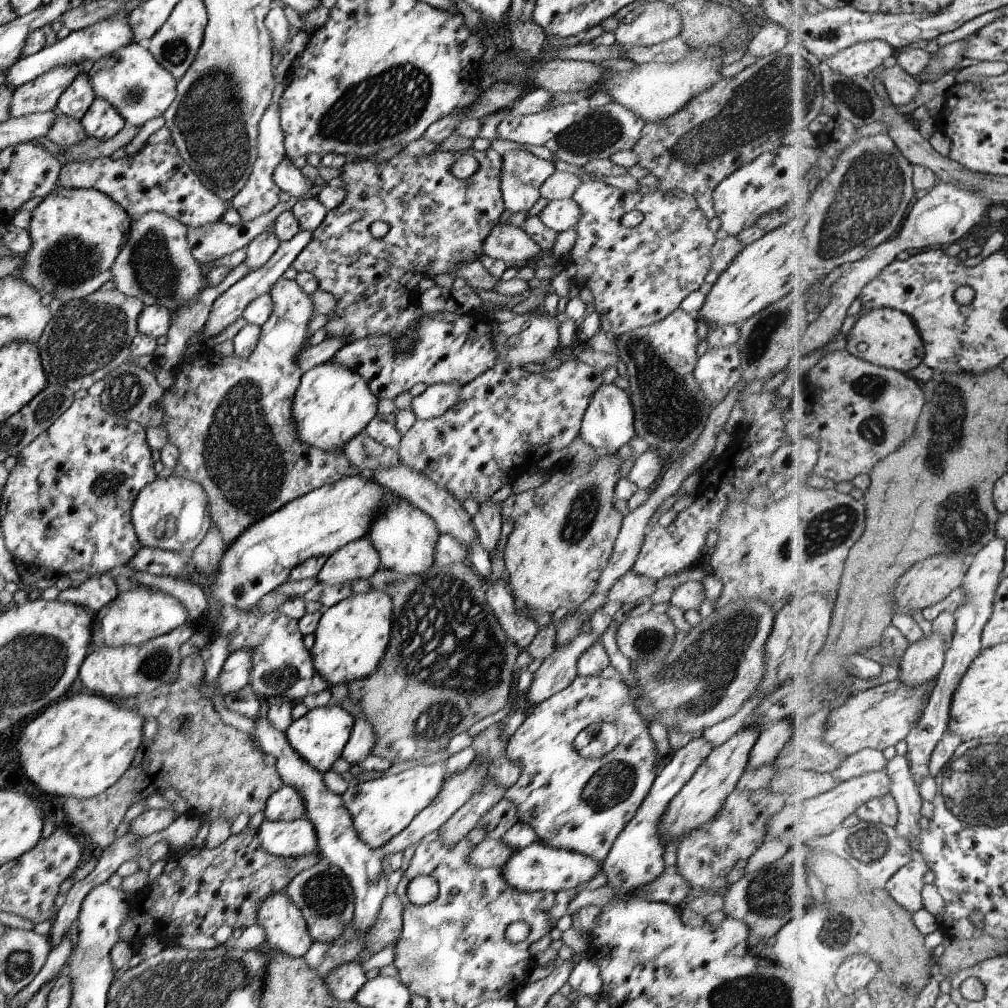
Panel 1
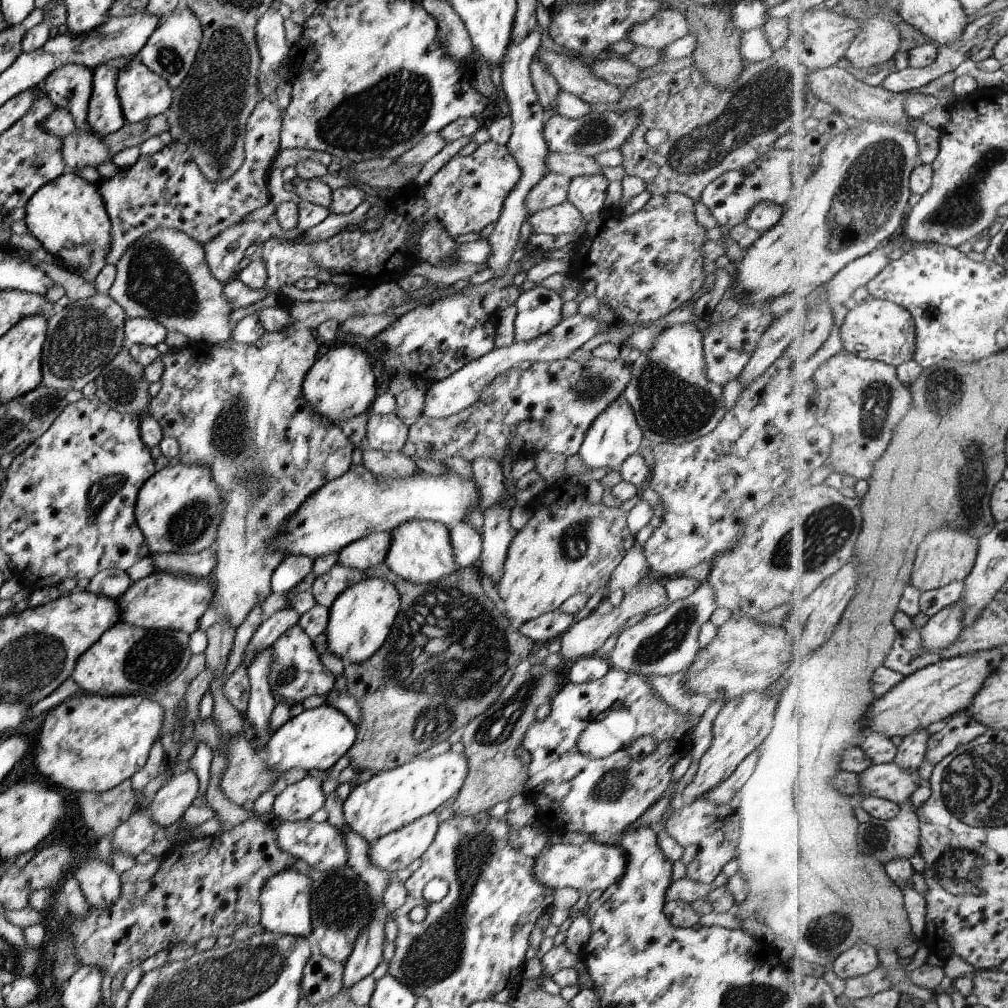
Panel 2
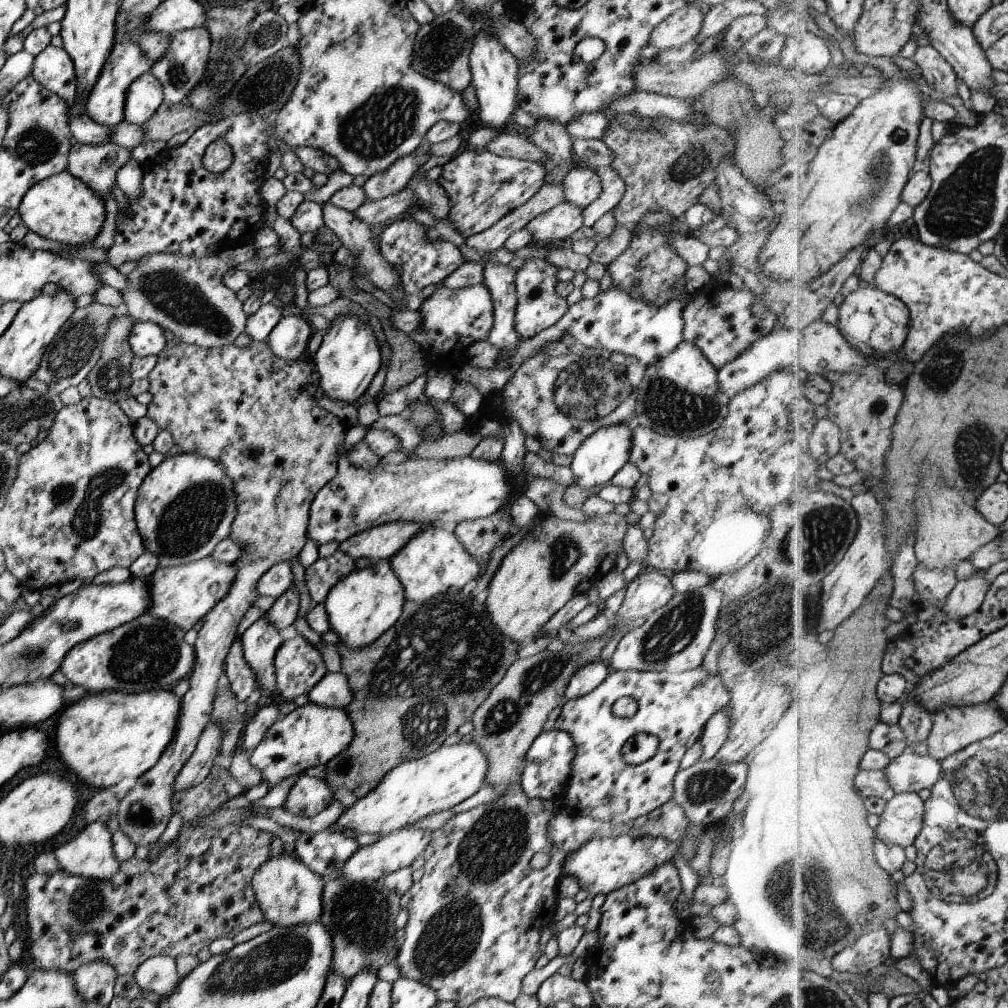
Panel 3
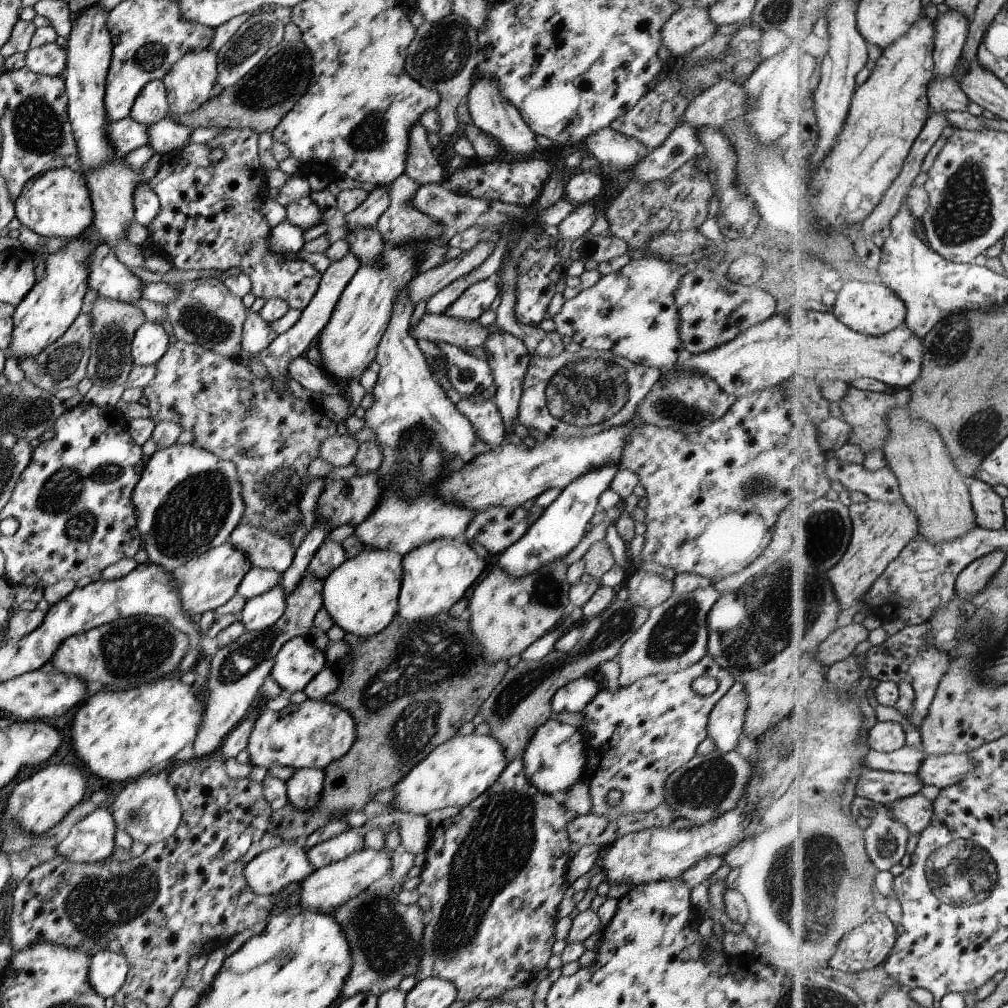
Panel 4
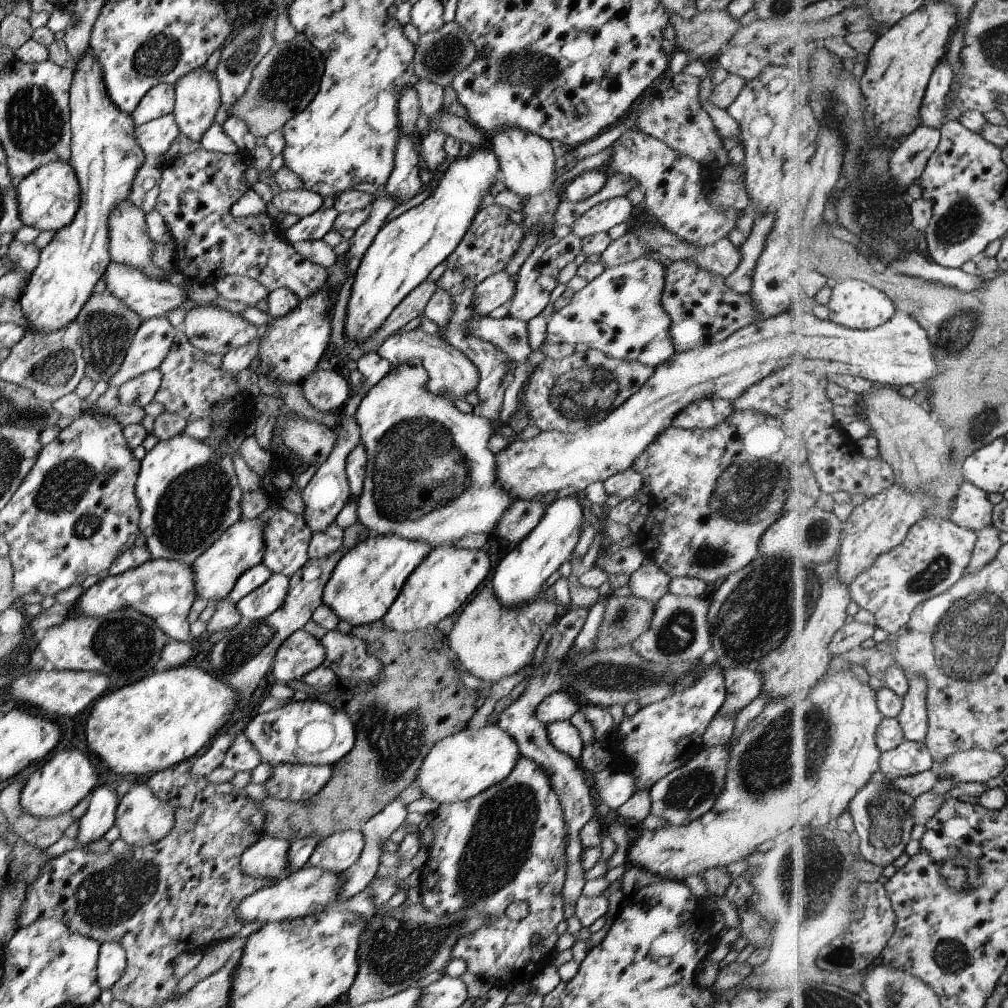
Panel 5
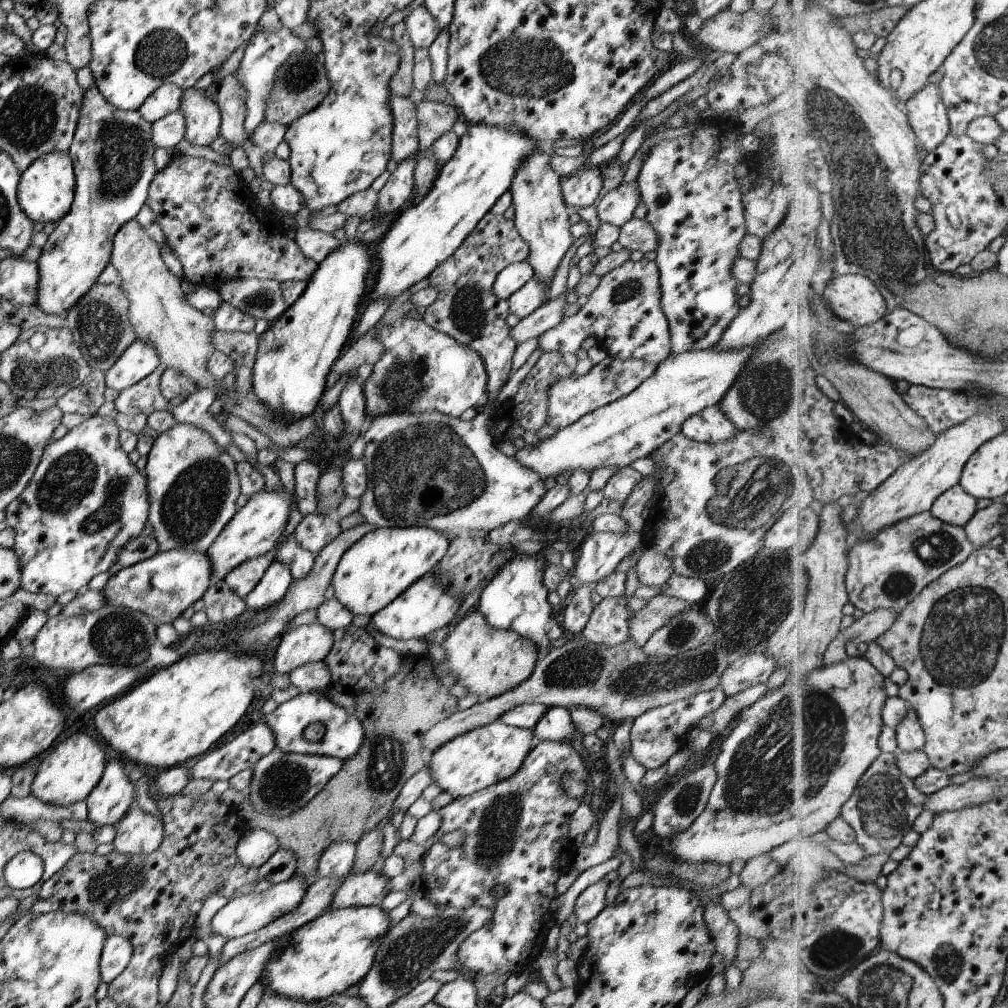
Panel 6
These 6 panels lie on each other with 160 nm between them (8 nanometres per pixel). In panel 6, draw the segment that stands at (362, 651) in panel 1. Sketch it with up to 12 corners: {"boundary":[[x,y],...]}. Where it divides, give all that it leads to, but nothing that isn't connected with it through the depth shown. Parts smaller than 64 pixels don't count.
{"boundary":[[425,526],[377,528],[343,552],[329,596],[373,617],[448,545]]}

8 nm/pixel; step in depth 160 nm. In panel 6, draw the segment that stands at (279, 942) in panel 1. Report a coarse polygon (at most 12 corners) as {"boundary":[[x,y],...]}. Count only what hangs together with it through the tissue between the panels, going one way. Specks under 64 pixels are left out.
{"boundary":[[249,829],[235,854],[242,866],[263,866],[279,844],[265,830]]}

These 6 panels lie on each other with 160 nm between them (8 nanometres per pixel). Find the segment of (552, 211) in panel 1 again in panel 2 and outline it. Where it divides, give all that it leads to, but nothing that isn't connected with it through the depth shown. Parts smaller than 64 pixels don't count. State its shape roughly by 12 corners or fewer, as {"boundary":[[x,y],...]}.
{"boundary":[[567,200],[527,216],[519,229],[532,234],[572,234],[582,214]]}

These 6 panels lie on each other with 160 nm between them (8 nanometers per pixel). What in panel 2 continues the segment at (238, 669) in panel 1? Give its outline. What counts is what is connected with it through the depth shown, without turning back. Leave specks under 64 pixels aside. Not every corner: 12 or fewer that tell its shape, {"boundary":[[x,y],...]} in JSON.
{"boundary":[[287,607],[261,621],[245,646],[247,668],[269,649],[298,614]]}

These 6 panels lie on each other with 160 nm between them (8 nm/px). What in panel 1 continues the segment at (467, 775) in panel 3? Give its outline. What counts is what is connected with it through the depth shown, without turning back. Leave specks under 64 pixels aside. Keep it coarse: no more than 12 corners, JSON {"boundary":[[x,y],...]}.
{"boundary":[[444,764],[349,786],[352,828],[378,850],[429,806]]}

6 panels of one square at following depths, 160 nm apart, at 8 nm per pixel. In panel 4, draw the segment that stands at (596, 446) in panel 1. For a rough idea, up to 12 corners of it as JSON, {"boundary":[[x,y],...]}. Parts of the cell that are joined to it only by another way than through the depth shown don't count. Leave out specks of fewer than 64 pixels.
{"boundary":[[617,468],[569,482],[497,567],[521,578],[567,556]]}

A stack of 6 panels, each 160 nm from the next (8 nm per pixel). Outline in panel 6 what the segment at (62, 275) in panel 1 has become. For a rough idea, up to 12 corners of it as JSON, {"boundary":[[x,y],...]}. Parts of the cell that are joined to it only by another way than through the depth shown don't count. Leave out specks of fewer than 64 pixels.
{"boundary":[[49,152],[20,174],[17,205],[33,223],[70,210],[67,152]]}

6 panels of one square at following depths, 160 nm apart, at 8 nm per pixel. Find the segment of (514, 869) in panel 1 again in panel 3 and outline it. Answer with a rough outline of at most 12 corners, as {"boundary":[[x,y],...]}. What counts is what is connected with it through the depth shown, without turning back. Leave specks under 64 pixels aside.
{"boundary":[[629,835],[591,839],[560,874],[606,895],[670,862],[679,843]]}

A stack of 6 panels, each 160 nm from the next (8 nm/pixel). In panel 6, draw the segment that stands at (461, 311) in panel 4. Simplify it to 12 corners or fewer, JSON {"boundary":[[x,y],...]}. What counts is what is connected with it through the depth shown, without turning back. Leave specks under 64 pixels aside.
{"boundary":[[526,261],[501,270],[491,286],[506,300],[533,277]]}

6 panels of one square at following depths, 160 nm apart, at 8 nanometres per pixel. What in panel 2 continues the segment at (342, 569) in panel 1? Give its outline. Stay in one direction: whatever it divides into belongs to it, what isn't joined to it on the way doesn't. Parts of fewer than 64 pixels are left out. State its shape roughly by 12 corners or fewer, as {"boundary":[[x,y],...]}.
{"boundary":[[387,531],[336,552],[336,563],[364,572],[383,563]]}

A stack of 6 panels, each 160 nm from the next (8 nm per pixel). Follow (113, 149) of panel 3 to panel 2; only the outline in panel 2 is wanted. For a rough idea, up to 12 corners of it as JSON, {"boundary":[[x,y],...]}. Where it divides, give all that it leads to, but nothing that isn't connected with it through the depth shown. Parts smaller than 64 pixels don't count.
{"boundary":[[76,129],[61,137],[70,172],[96,168],[109,158],[93,132]]}

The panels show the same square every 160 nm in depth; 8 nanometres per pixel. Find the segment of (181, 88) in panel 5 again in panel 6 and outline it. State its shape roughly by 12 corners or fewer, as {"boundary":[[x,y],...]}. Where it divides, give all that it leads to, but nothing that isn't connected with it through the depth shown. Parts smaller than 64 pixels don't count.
{"boundary":[[187,88],[184,140],[209,146],[220,132],[216,102]]}

